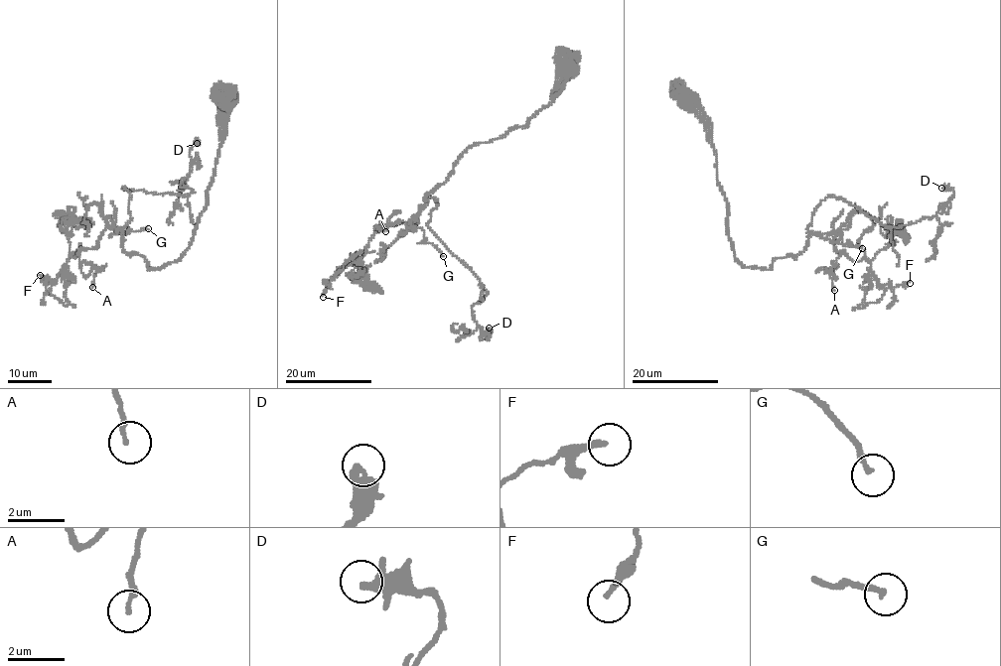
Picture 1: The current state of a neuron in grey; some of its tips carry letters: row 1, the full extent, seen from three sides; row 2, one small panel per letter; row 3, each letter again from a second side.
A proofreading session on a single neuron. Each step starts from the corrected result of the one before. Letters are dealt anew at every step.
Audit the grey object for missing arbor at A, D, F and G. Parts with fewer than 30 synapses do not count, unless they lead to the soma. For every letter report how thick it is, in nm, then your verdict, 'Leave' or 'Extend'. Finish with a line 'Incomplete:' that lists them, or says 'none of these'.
A: Thickness 150 nm. Leave
D: Thickness 240 nm. Leave
F: Thickness 180 nm. Leave
G: Thickness 200 nm. Extend
Incomplete: G

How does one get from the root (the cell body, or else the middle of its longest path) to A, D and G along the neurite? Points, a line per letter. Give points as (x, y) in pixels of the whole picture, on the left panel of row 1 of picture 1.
A: (134, 253), (122, 246), (123, 228), (108, 226), (97, 245), (79, 253), (80, 263), (96, 270), (92, 287)
D: (134, 253), (122, 246), (131, 217), (123, 189), (192, 193), (181, 187), (197, 143)
G: (134, 253), (127, 253), (122, 246), (123, 228), (111, 235), (148, 228)

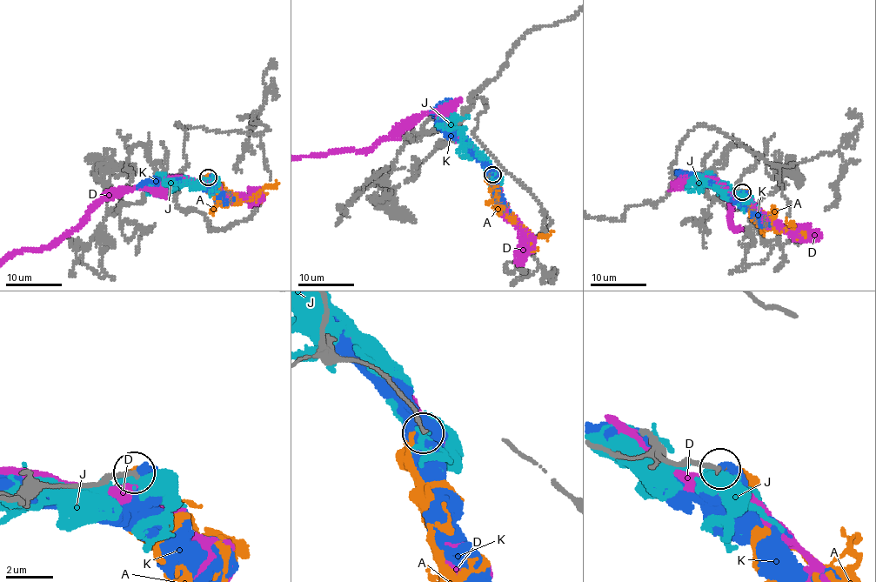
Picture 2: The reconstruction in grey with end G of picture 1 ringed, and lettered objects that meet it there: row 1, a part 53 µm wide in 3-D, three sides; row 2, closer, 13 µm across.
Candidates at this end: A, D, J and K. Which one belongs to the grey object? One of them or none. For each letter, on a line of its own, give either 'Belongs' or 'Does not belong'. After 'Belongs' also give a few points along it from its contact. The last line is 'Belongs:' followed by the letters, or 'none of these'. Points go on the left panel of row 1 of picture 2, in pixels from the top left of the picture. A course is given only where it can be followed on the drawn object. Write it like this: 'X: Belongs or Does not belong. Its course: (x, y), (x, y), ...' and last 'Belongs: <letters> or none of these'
A: Belongs
D: Does not belong
J: Does not belong
K: Does not belong
Belongs: A

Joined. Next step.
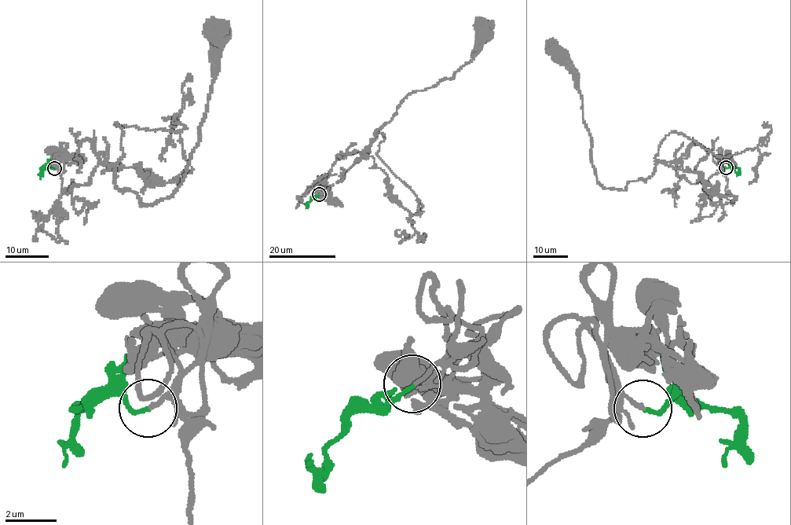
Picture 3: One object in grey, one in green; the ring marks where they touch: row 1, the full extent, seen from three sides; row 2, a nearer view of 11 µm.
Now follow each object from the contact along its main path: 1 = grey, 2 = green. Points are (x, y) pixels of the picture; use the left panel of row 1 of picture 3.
1: (54, 168), (67, 194), (100, 163), (140, 206), (166, 199), (205, 115), (207, 20)
2: (54, 168), (46, 166), (42, 168), (40, 178)

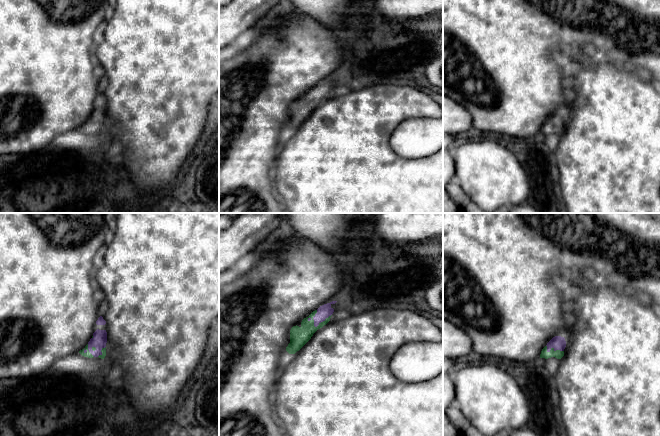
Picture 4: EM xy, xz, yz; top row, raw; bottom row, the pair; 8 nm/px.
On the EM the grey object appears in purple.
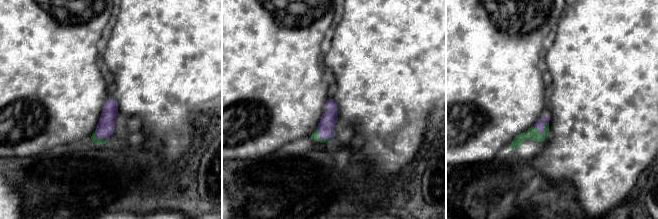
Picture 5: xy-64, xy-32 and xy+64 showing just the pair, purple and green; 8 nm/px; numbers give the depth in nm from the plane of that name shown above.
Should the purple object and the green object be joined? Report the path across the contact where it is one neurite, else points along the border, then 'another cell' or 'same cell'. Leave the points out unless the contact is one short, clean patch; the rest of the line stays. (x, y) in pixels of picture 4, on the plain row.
across xz (324, 87), (317, 96), (317, 101), (310, 102), (299, 112) | same cell

